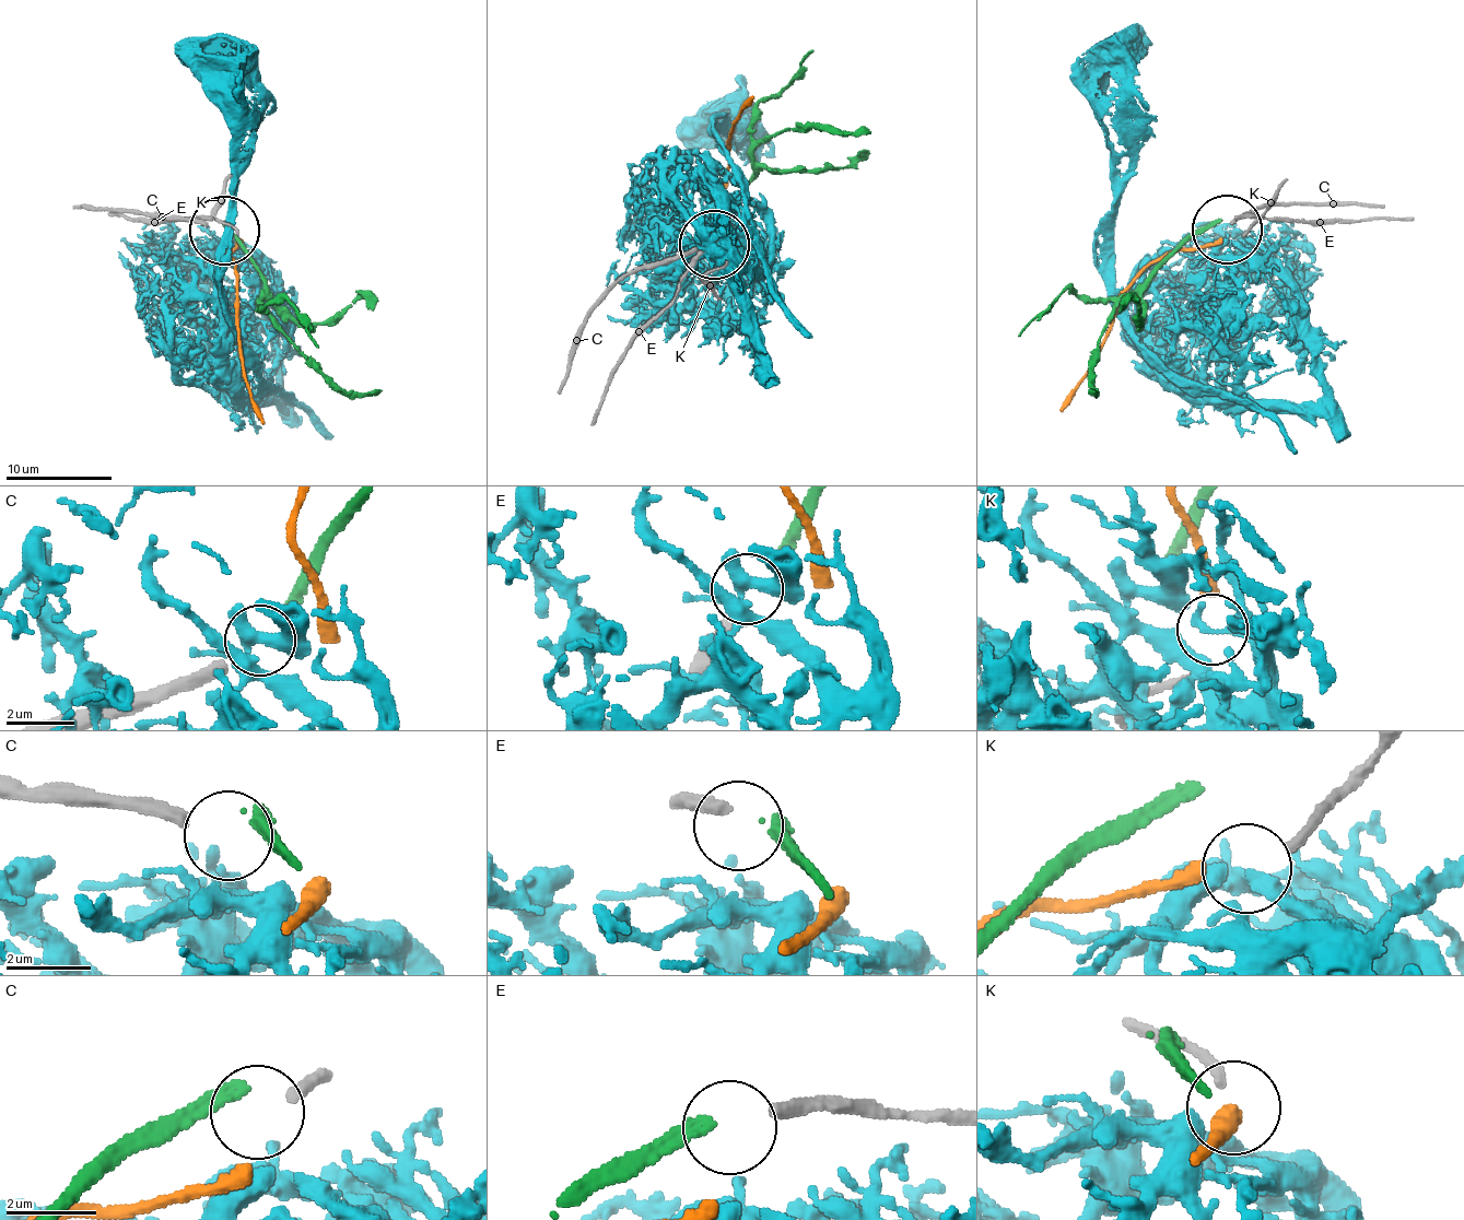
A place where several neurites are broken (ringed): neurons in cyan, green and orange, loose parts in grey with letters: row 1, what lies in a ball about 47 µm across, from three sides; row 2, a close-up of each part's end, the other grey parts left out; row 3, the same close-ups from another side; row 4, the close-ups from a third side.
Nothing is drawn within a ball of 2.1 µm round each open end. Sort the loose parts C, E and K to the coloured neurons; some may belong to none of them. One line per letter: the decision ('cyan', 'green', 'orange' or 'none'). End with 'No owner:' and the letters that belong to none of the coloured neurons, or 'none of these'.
C: none
E: green
K: orange
No owner: C

